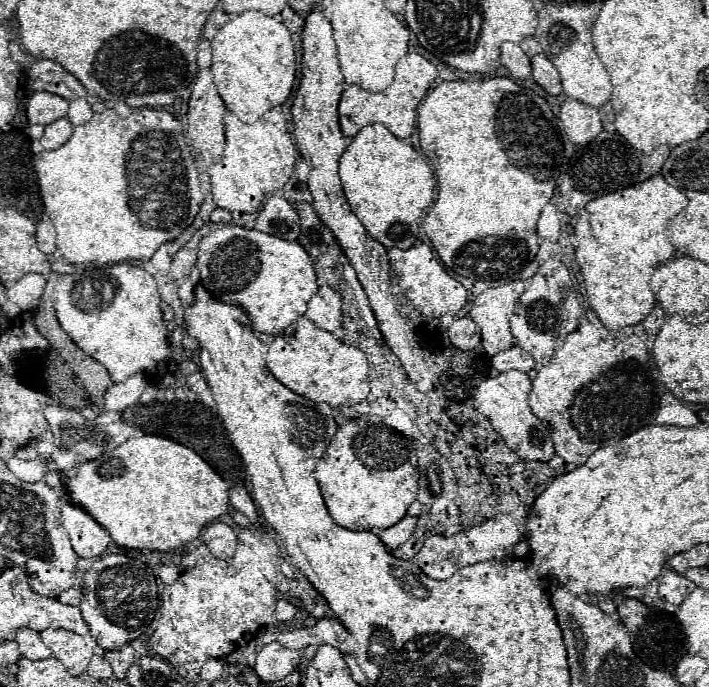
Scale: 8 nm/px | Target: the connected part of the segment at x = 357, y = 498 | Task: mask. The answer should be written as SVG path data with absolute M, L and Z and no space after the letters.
M372 417L340 425L318 459L316 477L330 515L348 529L388 529L396 525L416 497L418 465L412 439Z

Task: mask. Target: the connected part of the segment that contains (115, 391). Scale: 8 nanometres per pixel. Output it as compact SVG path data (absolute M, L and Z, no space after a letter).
M134 375L124 383L110 385L110 389L106 389L104 393L104 409L123 412L128 407L137 405L147 385L148 379L145 375Z

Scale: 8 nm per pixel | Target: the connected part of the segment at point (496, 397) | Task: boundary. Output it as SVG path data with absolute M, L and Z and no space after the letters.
M506 371L496 377L486 377L476 391L476 409L490 421L490 425L504 437L506 445L522 459L528 461L550 461L556 451L552 445L550 429L542 423L528 405L528 393L532 389L532 379L522 371Z

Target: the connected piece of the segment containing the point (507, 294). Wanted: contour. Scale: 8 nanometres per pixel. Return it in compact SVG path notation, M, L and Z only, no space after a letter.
M508 281L486 289L474 299L470 317L478 325L482 335L480 345L490 357L514 345L508 321L518 307L518 297L522 291L524 285L520 281Z

